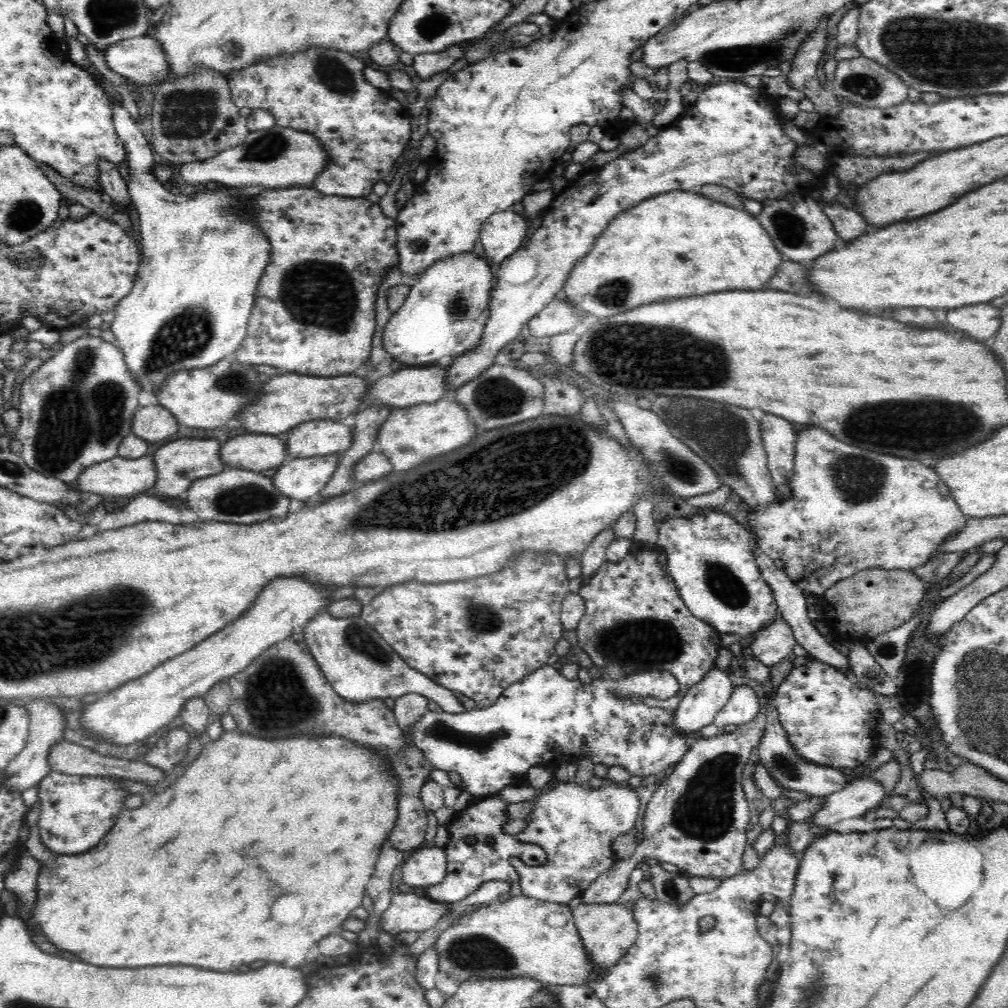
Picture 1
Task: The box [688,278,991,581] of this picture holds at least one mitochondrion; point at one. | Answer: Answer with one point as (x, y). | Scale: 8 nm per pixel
(898, 425)

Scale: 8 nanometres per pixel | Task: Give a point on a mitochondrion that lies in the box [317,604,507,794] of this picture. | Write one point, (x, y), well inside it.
(358, 639)

